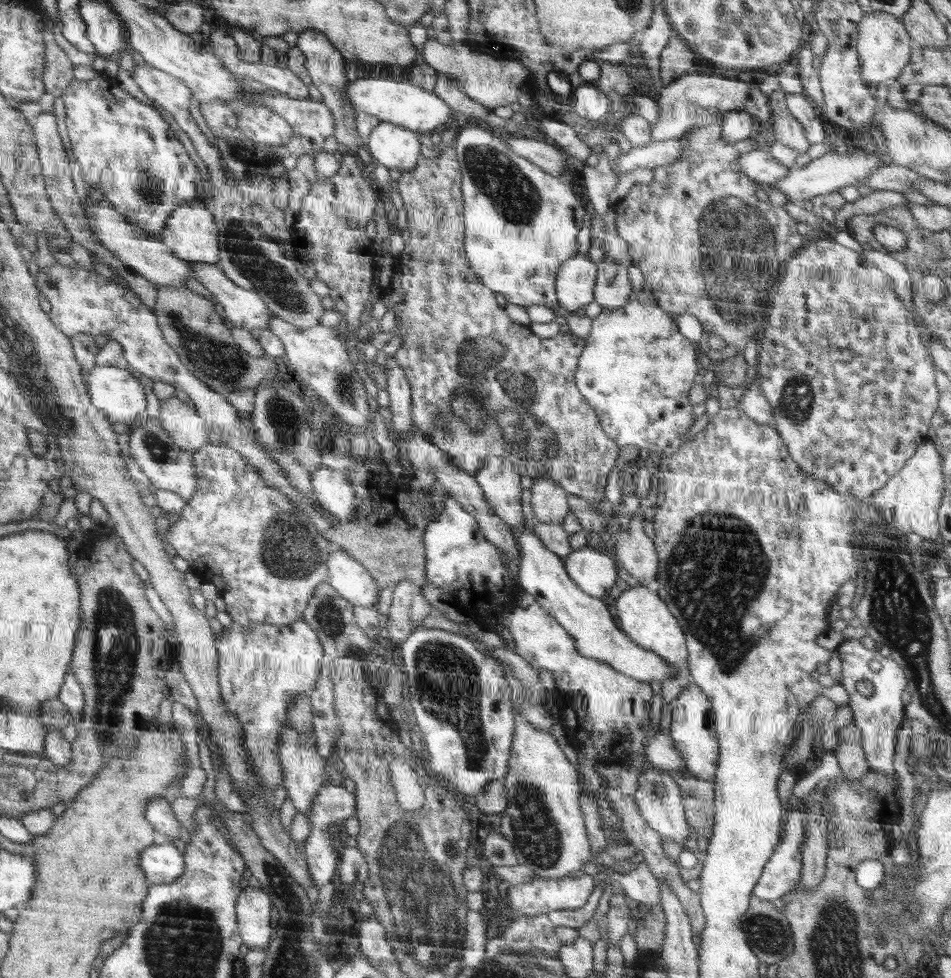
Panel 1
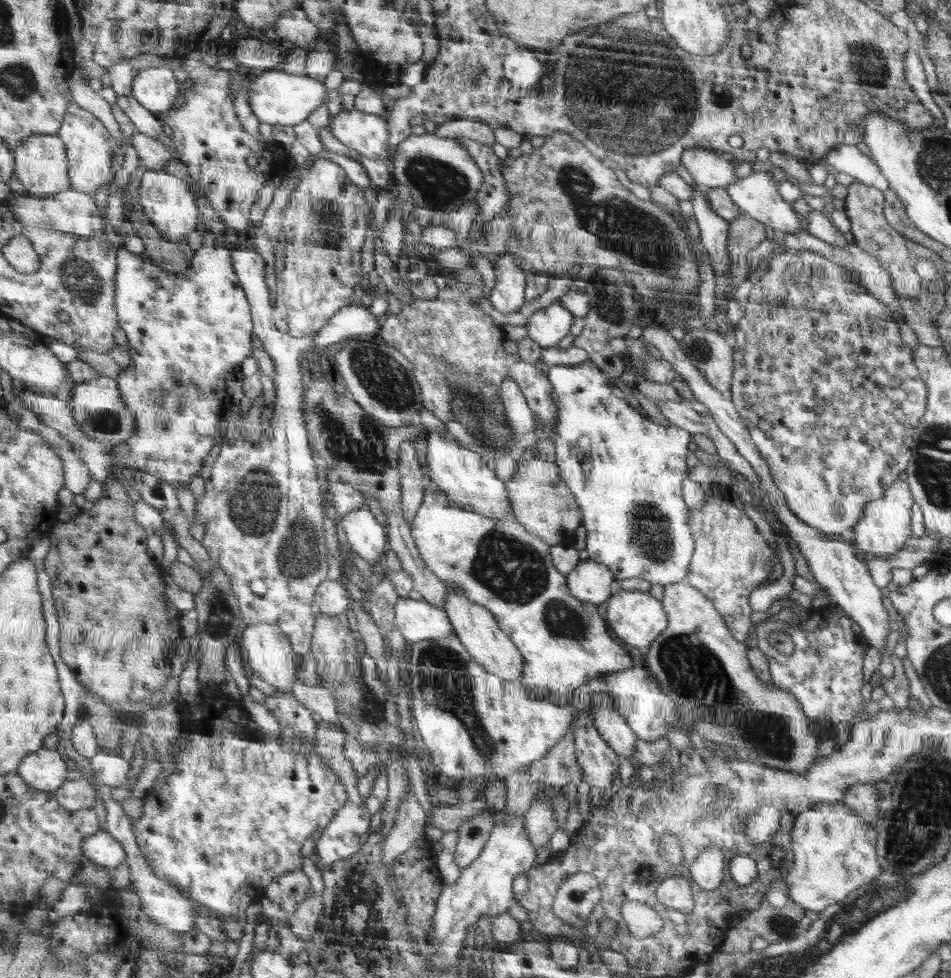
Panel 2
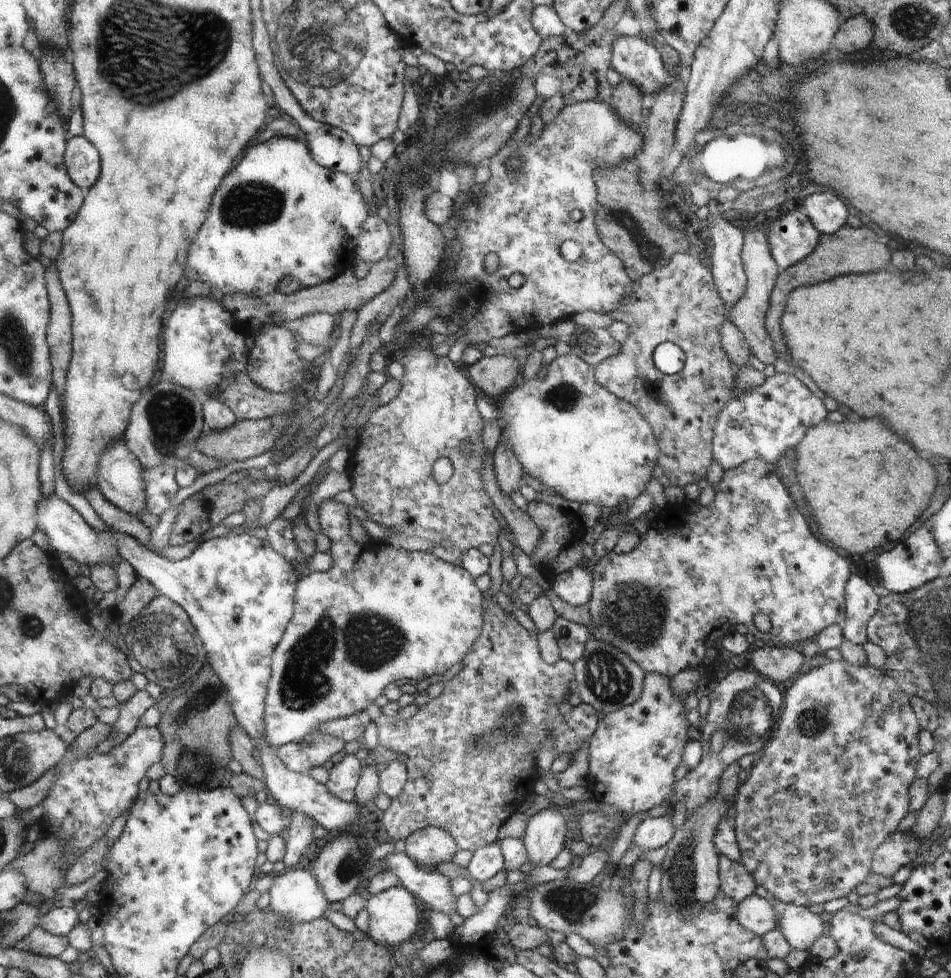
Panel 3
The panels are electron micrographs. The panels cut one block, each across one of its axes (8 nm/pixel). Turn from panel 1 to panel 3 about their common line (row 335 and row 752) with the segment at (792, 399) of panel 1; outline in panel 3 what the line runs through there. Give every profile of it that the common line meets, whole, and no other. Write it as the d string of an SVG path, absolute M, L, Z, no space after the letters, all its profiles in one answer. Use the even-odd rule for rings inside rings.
M842 659L828 662L802 674L787 689L782 716L776 722L773 739L770 740L769 746L764 747L757 755L748 779L740 786L736 797L731 801L736 810L736 816L731 823L740 849L740 861L749 869L756 883L771 897L801 907L824 904L832 898L846 897L848 892L854 890L854 886L866 880L868 872L872 872L872 862L875 862L877 848L897 832L900 820L908 814L910 785L917 776L917 768L920 764L918 720L914 716L914 710L910 708L906 692L902 692L901 686L896 686L896 682L890 676L886 676L881 669L868 664L851 665Z

